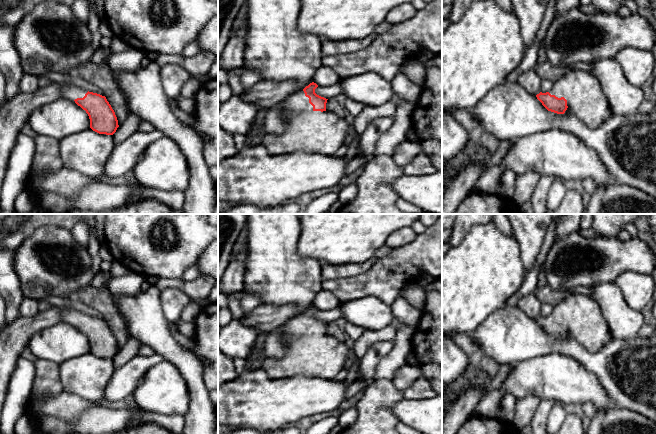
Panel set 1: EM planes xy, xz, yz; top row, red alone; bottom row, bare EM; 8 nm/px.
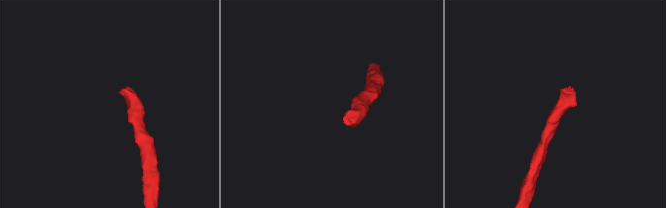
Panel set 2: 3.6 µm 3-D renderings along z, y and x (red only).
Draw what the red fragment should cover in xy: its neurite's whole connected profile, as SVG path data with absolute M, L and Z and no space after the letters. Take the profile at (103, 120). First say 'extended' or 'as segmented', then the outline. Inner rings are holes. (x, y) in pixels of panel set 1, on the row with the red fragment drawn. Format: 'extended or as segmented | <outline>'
extended | M68 83L61 84L61 93L62 97L74 101L86 111L93 131L106 135L116 132L118 120L105 96Z

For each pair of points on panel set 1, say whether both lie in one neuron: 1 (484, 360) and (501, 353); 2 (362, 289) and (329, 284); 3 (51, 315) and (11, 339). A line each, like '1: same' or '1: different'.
1: different
2: same
3: same

